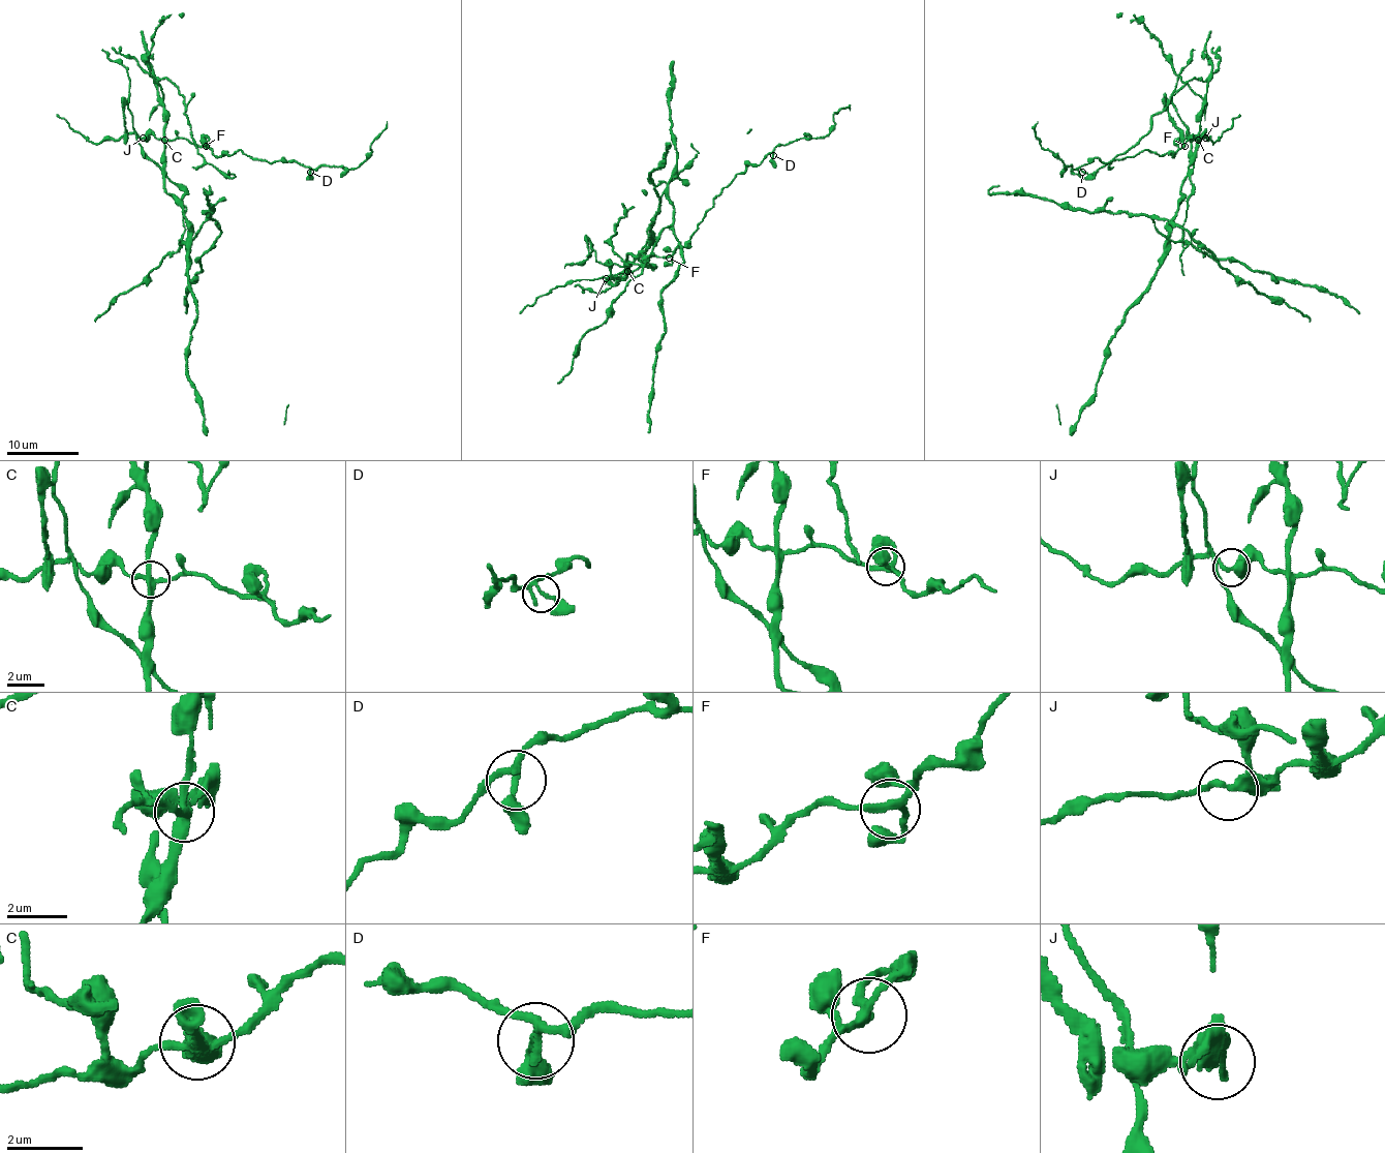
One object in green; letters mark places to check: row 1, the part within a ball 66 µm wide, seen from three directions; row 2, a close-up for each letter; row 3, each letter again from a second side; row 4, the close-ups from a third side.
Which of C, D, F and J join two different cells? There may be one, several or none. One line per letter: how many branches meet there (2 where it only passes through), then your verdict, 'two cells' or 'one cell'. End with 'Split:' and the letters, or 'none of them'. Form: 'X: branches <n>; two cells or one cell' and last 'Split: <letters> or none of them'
C: branches 4; two cells
D: branches 4; one cell
F: branches 4; one cell
J: branches 3; one cell
Split: C

